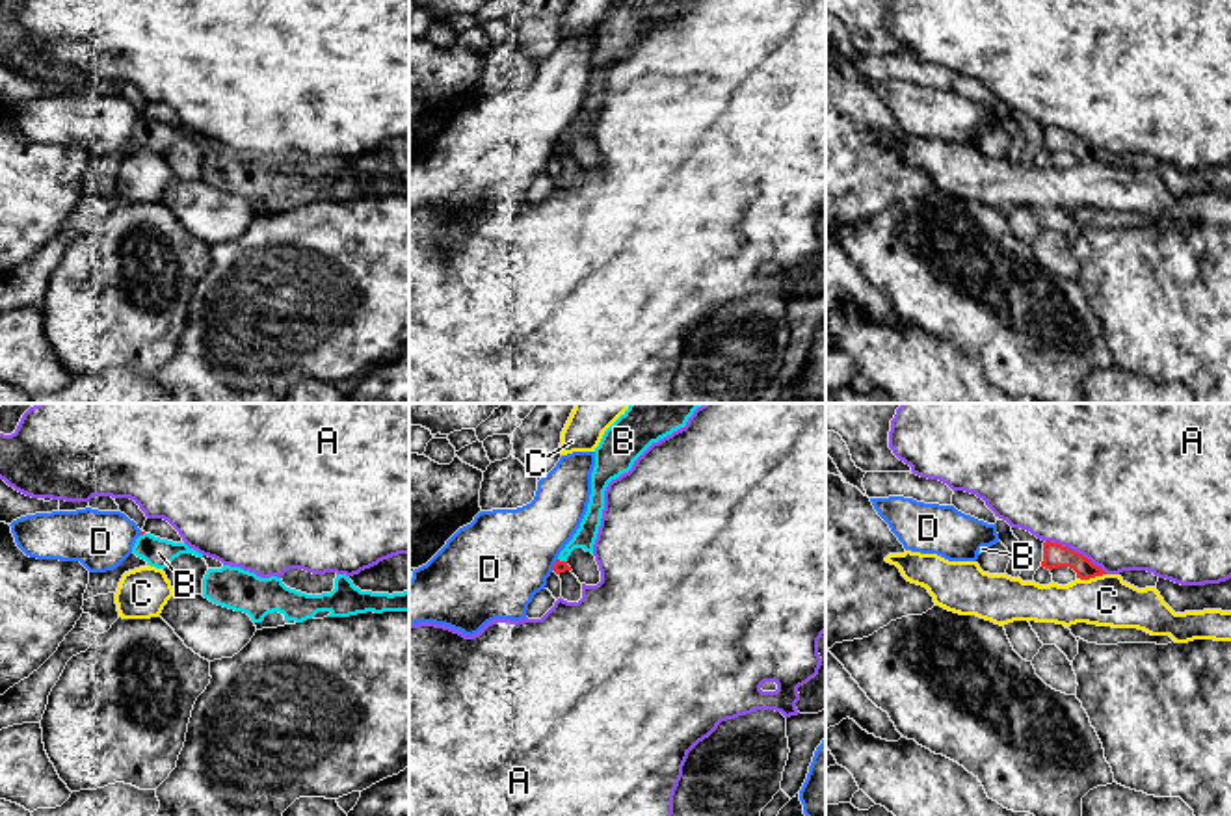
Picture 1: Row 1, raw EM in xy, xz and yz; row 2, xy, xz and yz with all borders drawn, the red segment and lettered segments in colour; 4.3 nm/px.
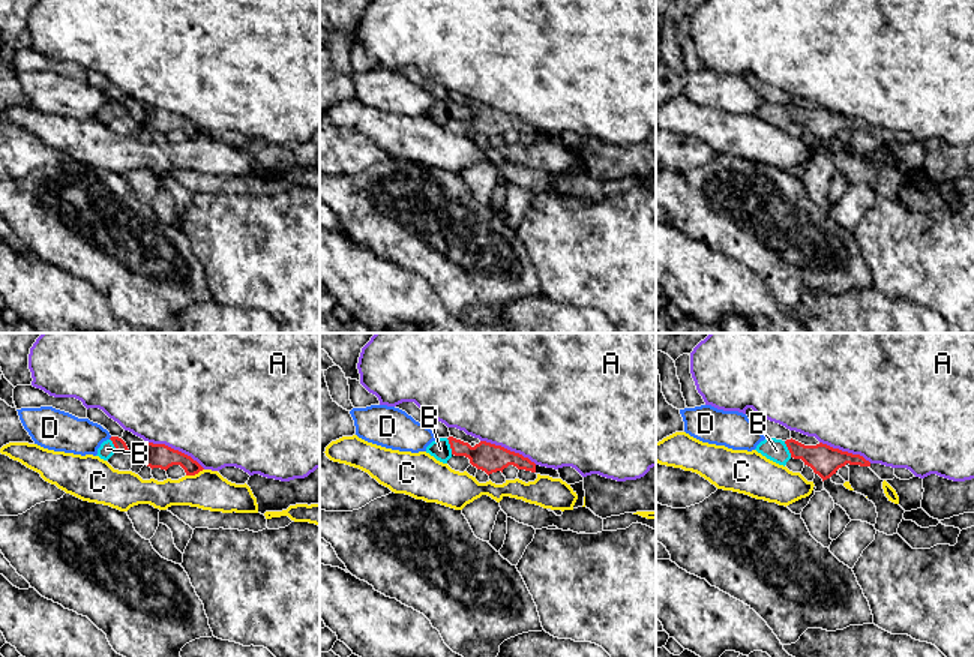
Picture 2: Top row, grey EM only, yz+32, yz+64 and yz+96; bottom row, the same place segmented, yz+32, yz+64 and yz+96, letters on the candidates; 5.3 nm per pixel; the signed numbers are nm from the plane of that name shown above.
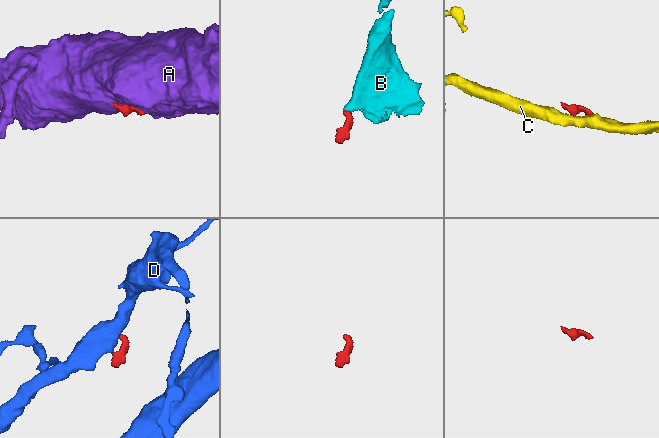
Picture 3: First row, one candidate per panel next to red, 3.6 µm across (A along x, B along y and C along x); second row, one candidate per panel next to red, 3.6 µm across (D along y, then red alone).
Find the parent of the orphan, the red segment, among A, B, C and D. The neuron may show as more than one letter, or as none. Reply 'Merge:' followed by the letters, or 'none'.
Merge: B

